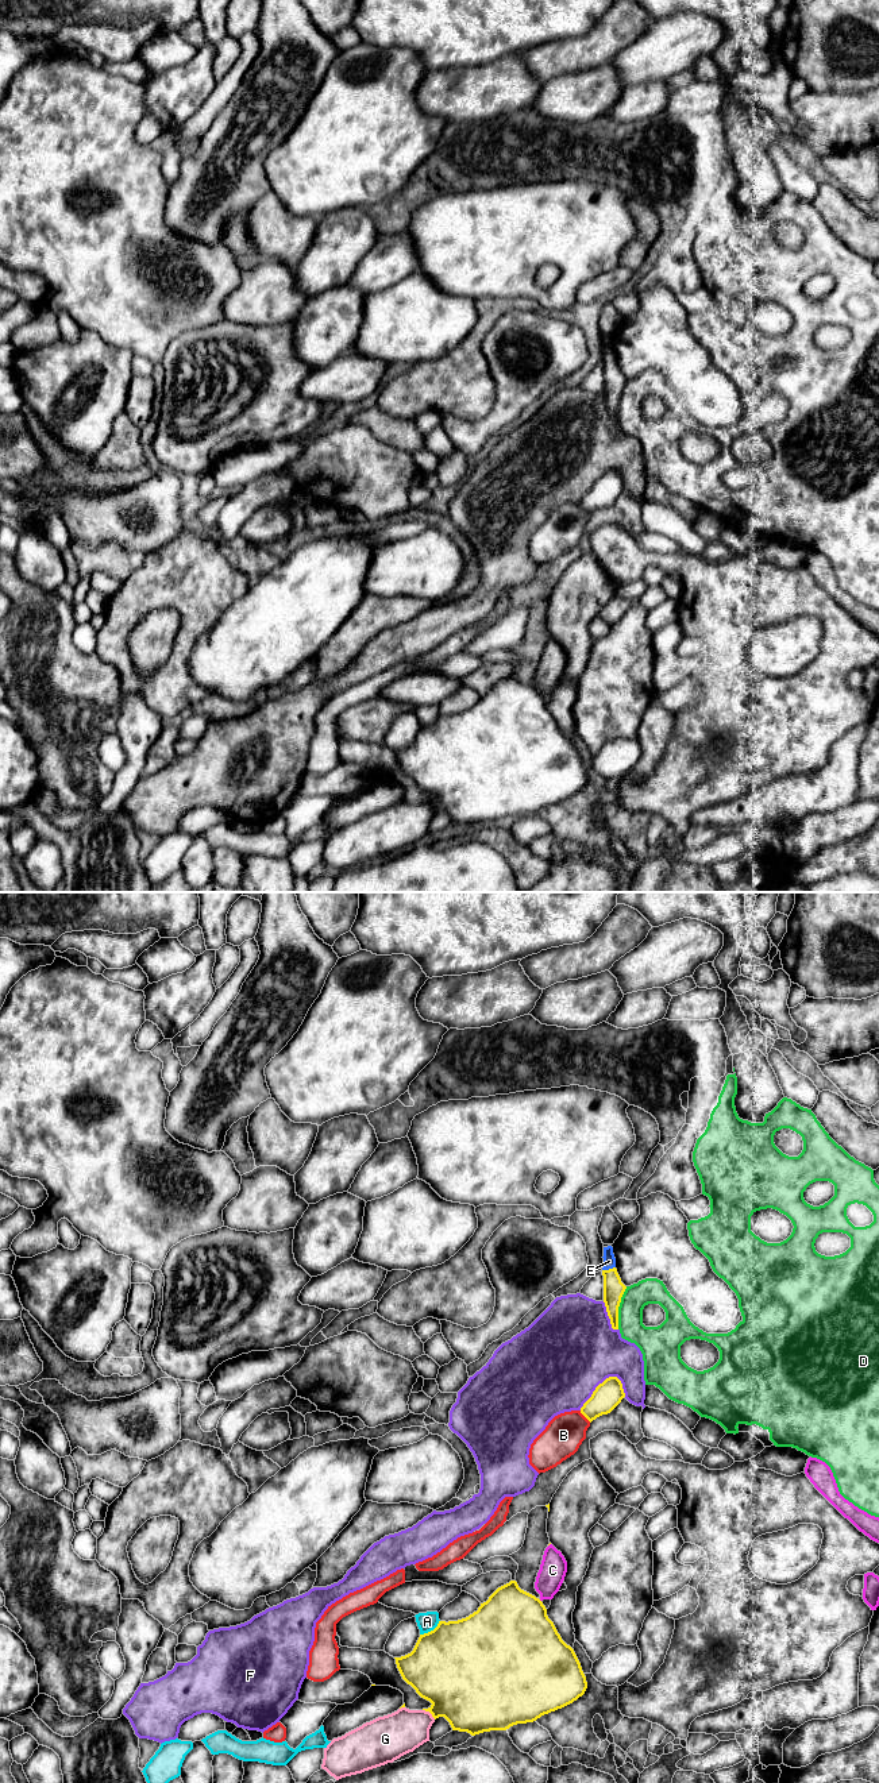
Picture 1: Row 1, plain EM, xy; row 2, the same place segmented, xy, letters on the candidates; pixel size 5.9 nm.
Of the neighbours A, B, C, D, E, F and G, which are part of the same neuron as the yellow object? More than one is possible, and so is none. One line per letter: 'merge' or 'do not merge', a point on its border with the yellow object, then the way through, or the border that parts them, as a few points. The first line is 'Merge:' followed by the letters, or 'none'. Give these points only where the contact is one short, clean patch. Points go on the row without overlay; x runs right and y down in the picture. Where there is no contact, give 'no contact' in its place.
Merge: E
A: do not merge | xy (431, 724)
B: do not merge | xy (585, 509)
C: do not merge | no contact
D: do not merge | xy (617, 401)
E: merge | xy (609, 362) | across xy (613, 382), (609, 362), (609, 354)
F: do not merge | xy (597, 479)
G: do not merge | xy (430, 805)

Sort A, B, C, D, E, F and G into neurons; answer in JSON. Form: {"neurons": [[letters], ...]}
{"neurons": [["A"], ["B"], ["C"], ["D"], ["E"], ["F"], ["G"]]}

